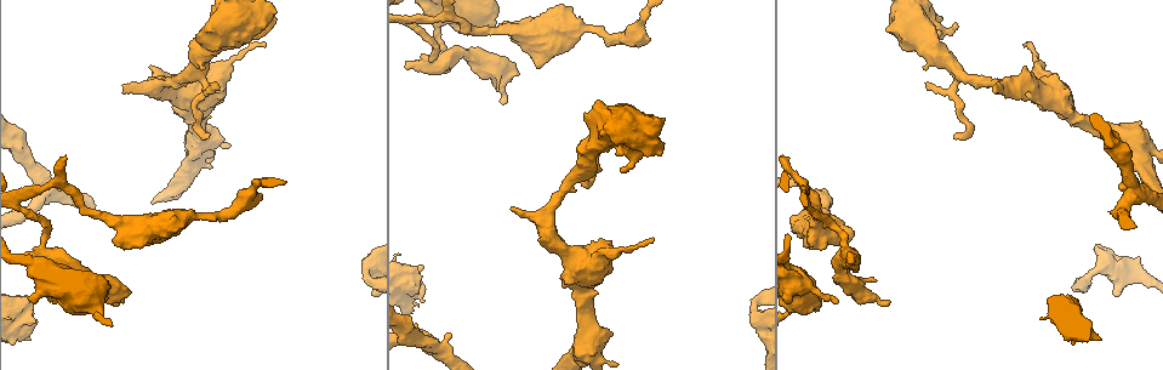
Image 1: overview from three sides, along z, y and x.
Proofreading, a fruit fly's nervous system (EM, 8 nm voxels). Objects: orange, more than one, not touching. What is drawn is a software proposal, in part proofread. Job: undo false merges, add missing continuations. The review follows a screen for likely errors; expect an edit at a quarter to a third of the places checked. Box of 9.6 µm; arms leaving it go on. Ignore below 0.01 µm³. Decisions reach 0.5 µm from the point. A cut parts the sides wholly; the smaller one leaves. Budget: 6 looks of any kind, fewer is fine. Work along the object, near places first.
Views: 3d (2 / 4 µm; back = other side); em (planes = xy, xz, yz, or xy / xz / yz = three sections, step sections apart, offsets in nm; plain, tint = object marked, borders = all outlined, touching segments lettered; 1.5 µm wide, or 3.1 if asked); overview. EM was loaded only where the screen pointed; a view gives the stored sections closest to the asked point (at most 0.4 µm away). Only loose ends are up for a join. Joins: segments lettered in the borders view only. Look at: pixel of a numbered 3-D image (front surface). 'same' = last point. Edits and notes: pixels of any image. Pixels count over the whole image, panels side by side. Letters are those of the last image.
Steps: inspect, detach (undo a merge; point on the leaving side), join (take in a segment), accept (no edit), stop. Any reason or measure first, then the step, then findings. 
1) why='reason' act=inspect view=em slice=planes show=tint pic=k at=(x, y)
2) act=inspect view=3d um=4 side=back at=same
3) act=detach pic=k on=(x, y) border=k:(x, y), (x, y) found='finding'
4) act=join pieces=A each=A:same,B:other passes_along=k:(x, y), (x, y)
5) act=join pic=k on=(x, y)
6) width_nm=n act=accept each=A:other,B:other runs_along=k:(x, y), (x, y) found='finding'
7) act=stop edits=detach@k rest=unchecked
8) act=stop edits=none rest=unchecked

why='sudden change in width' act=inspect view=3d um=2 pic=1 at=(816, 222)

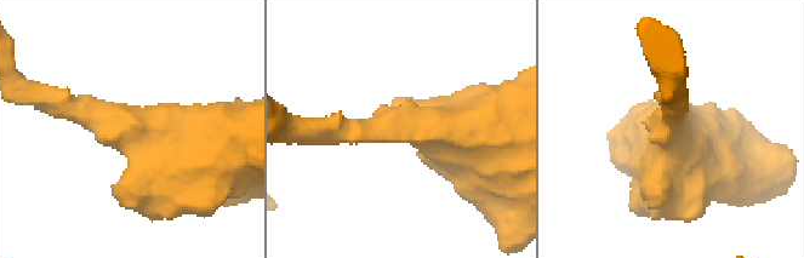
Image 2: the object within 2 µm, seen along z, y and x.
arm_widths_nm=200,550 why='now the EM' act=inspect view=em slice=planes show=tint pic=2 at=(669, 123)

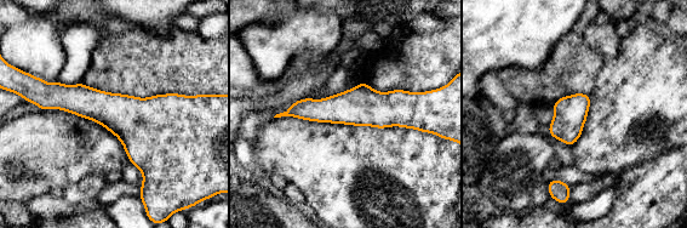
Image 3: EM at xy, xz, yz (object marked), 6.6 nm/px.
why='see the neighbours' act=inspect view=em slice=planes show=borders at=same

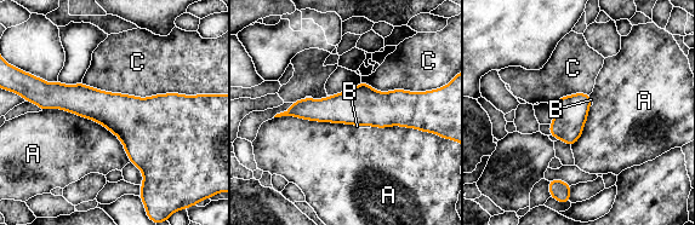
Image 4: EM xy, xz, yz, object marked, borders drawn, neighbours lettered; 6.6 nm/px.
longest_contact=C:750nm act=accept each=A:other,B:other,C:other border=4:(43, 109), (97, 121), (130, 161) found='all the same neuron'

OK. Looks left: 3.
why='an open end' act=inspect view=3d um=4 pic=1 at=(115, 303)

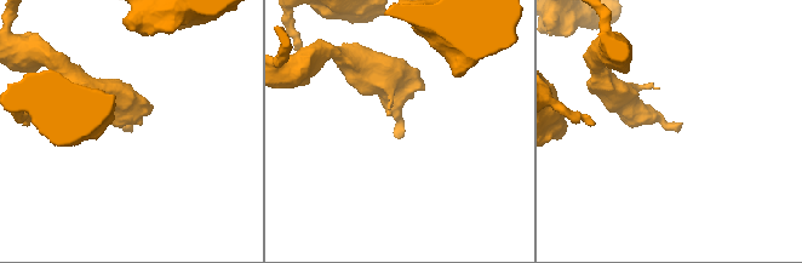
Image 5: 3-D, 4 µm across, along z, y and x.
act=inspect view=em slice=planes show=borders pic=5 at=(400, 137)

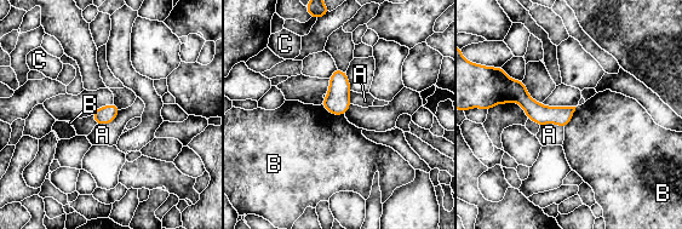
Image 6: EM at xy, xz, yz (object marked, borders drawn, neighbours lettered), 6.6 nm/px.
act=accept each=A:other,B:other,C:other found='no lettered segment goes on from it'

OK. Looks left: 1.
act=stop edits=none rest=unchecked

